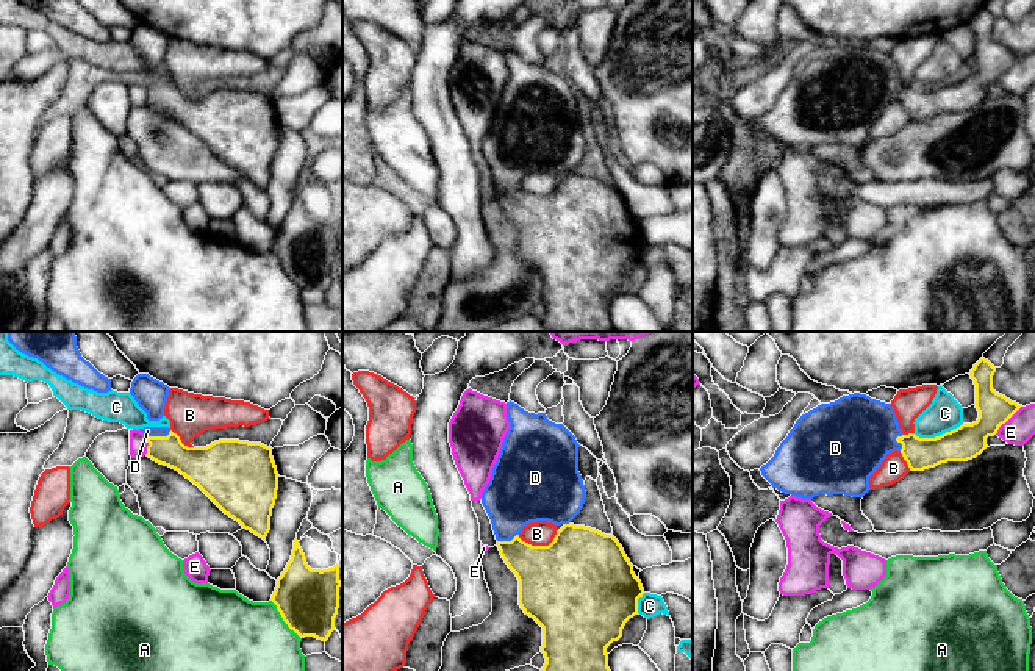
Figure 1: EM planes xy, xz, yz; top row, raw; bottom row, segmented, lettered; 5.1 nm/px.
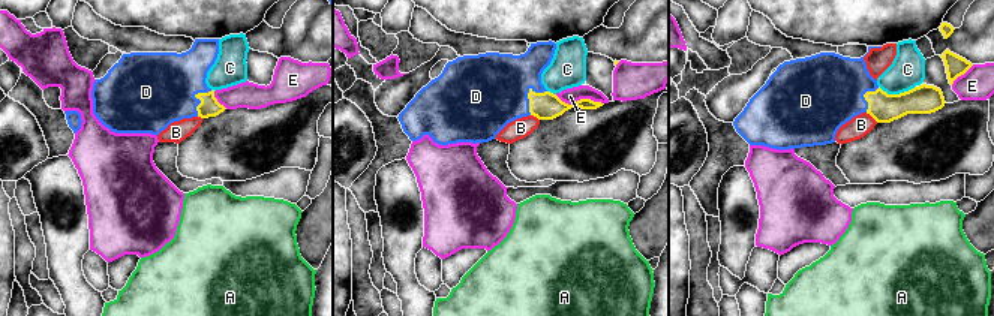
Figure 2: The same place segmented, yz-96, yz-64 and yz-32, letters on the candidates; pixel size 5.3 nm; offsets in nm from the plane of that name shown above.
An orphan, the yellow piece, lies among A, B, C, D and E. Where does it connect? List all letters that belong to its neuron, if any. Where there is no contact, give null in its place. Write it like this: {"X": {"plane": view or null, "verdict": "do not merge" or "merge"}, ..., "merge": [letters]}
{"A": {"plane": "xy", "verdict": "do not merge"}, "B": {"plane": "xz", "verdict": "do not merge"}, "C": {"plane": "yz", "verdict": "do not merge"}, "D": {"plane": "xy", "verdict": "merge"}, "E": {"plane": "yz", "verdict": "do not merge"}, "merge": ["D"]}

